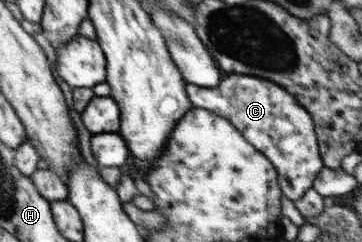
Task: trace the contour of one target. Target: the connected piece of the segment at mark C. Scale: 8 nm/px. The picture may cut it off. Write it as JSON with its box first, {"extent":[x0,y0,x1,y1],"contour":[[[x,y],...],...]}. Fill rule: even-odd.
{"extent":[186,73,323,199],"contour":[[[226,73],[218,87],[186,84],[193,107],[202,107],[226,118],[248,139],[248,143],[268,158],[277,171],[278,184],[284,196],[300,199],[312,188],[314,178],[323,164],[314,120],[291,93],[270,80],[256,76]]]}

